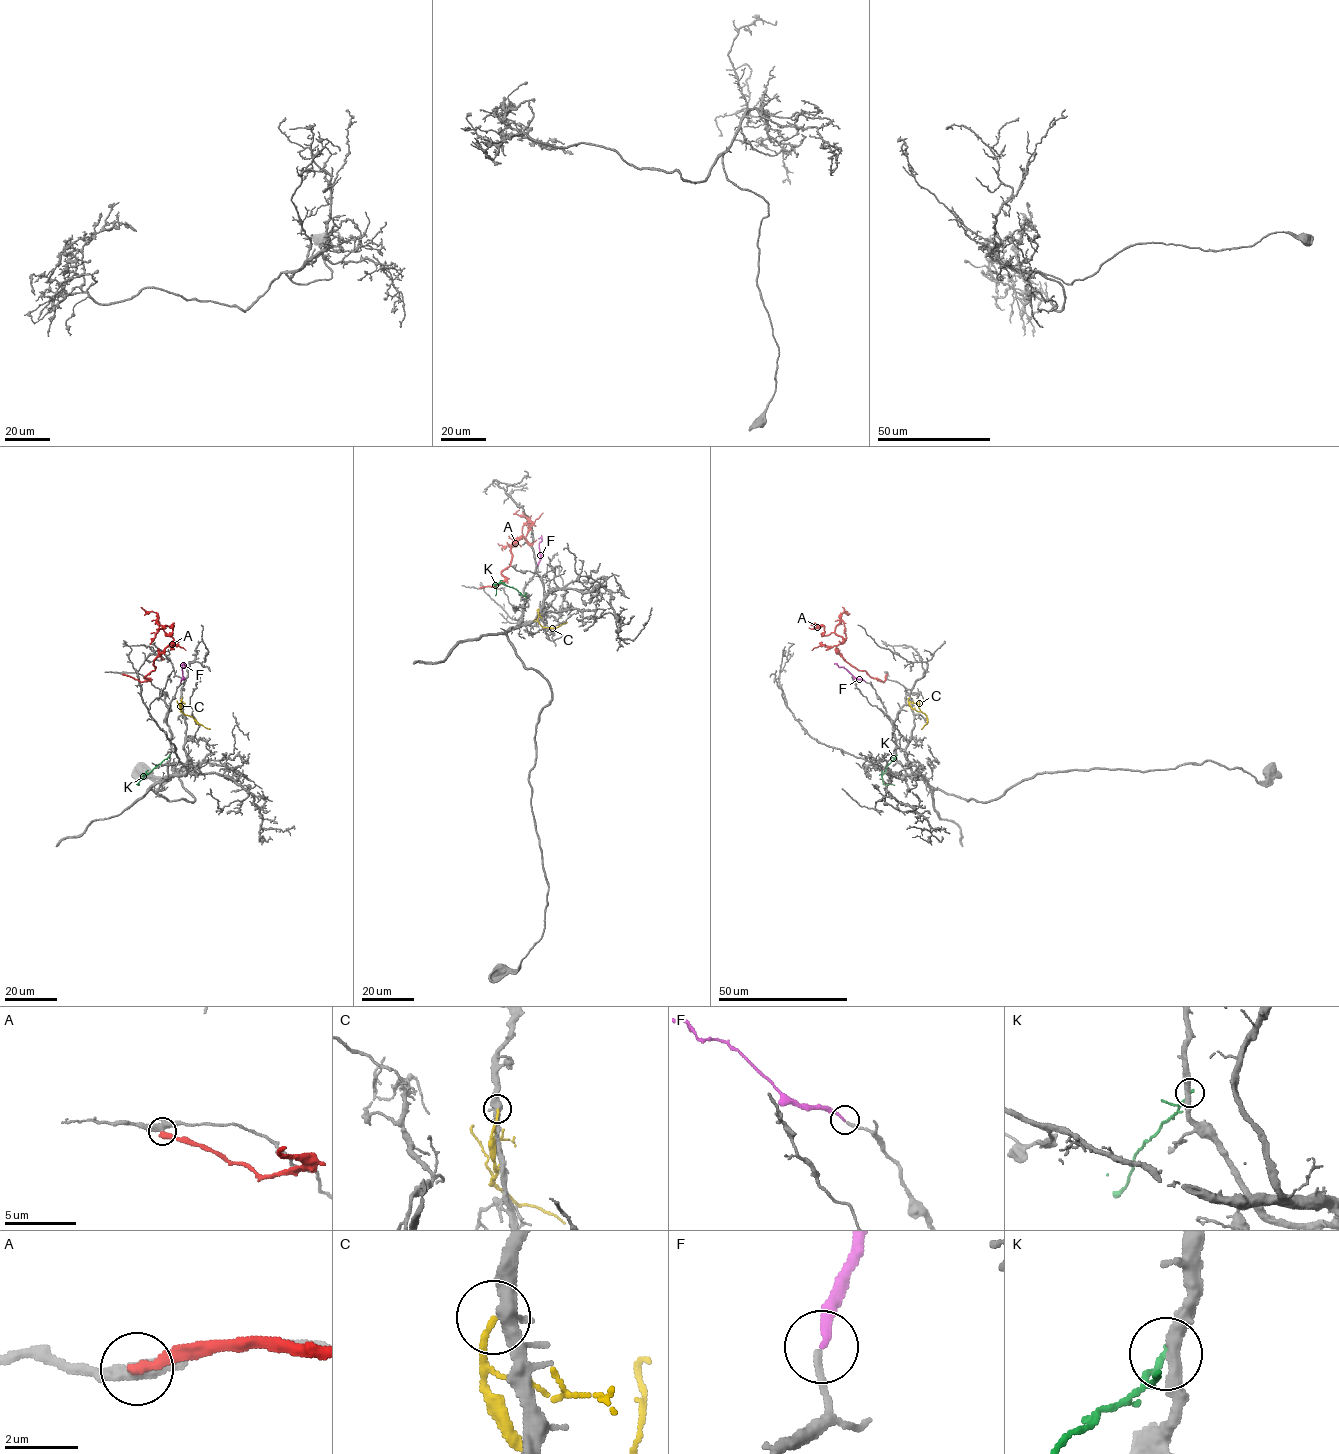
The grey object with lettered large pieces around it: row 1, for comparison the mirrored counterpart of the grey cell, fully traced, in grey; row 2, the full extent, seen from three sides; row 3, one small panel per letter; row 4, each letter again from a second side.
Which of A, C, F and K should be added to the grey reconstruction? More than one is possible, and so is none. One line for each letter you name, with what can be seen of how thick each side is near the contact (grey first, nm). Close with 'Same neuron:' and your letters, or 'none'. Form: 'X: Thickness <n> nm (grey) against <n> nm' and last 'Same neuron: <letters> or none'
F: Thickness 190 nm (grey) against 190 nm
Same neuron: F

